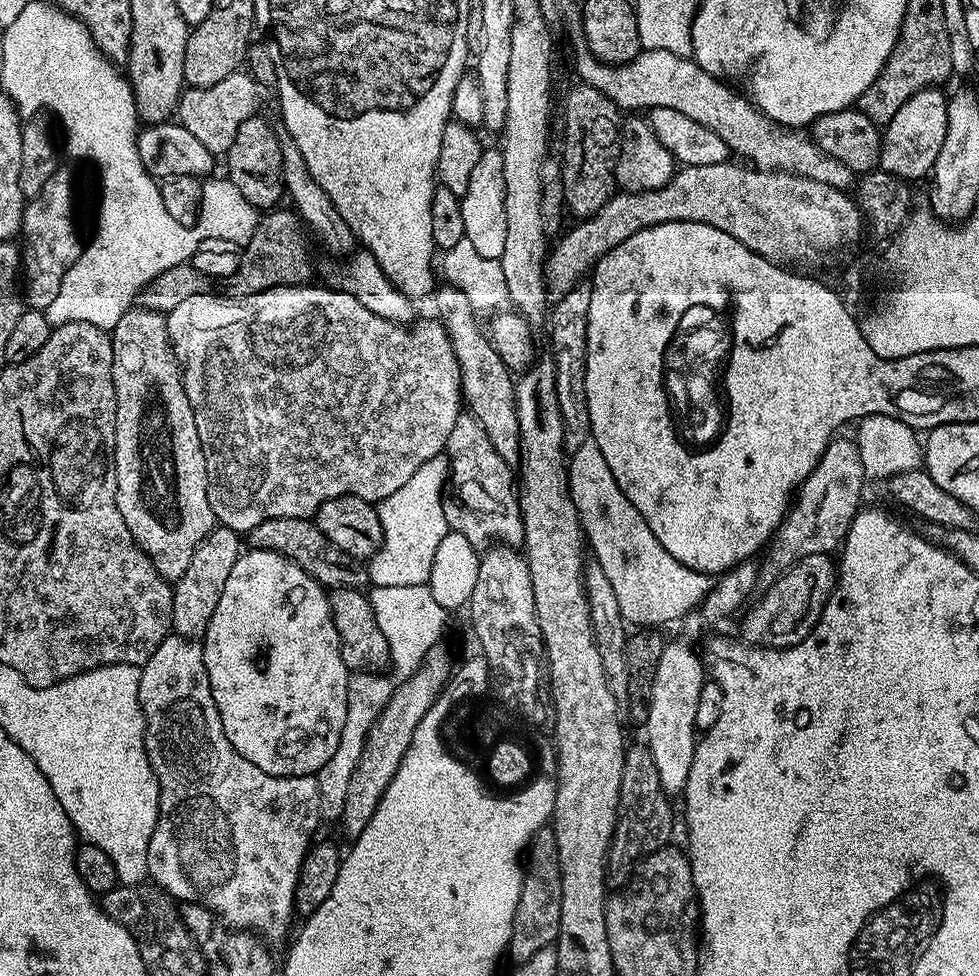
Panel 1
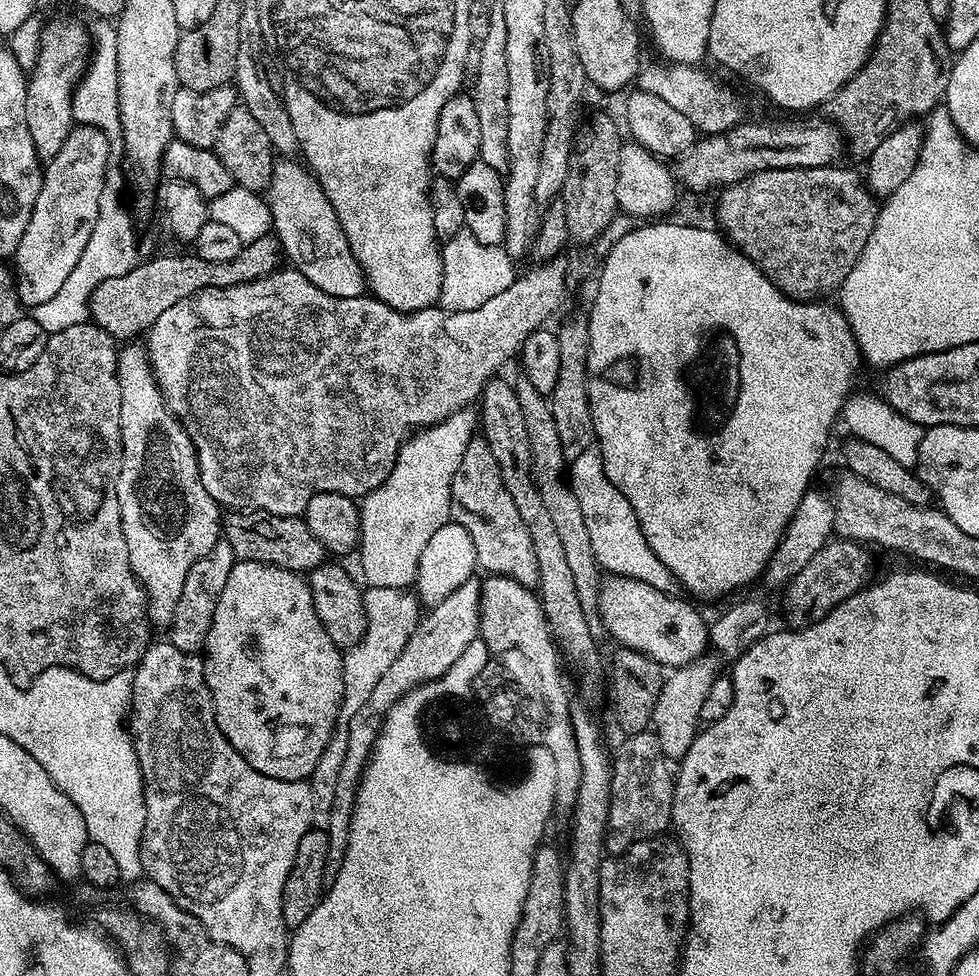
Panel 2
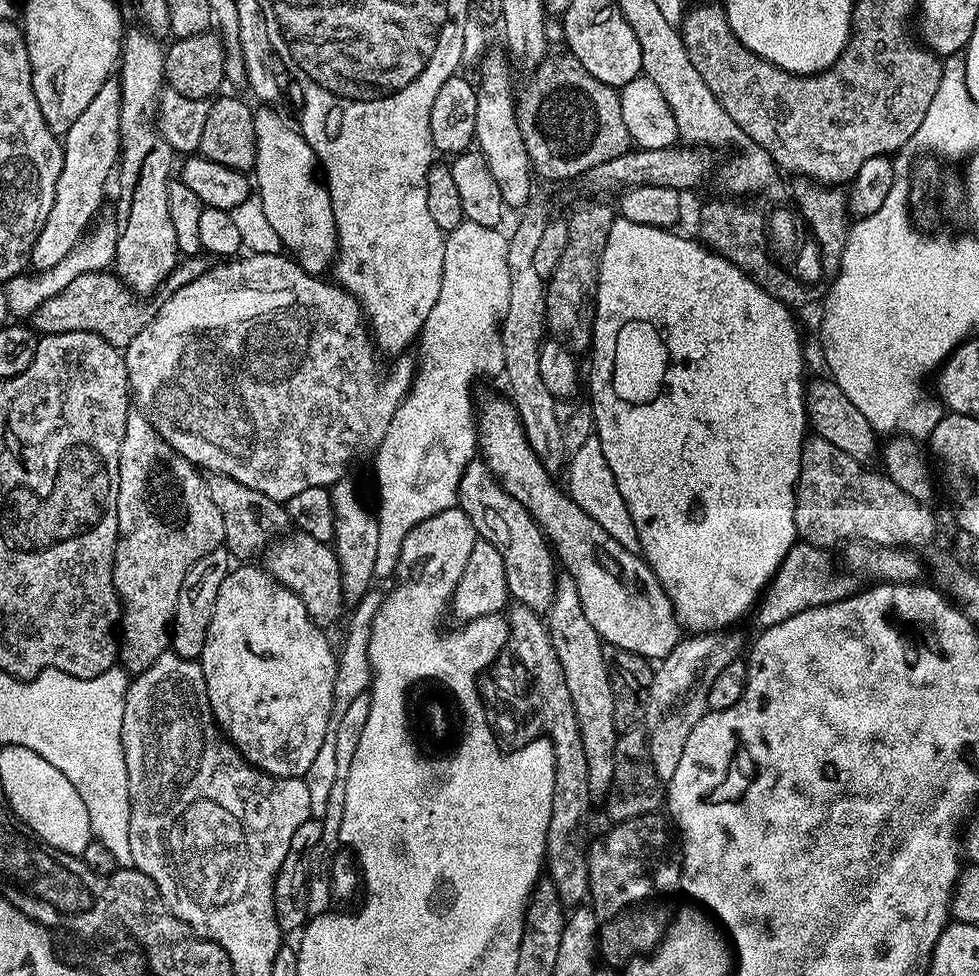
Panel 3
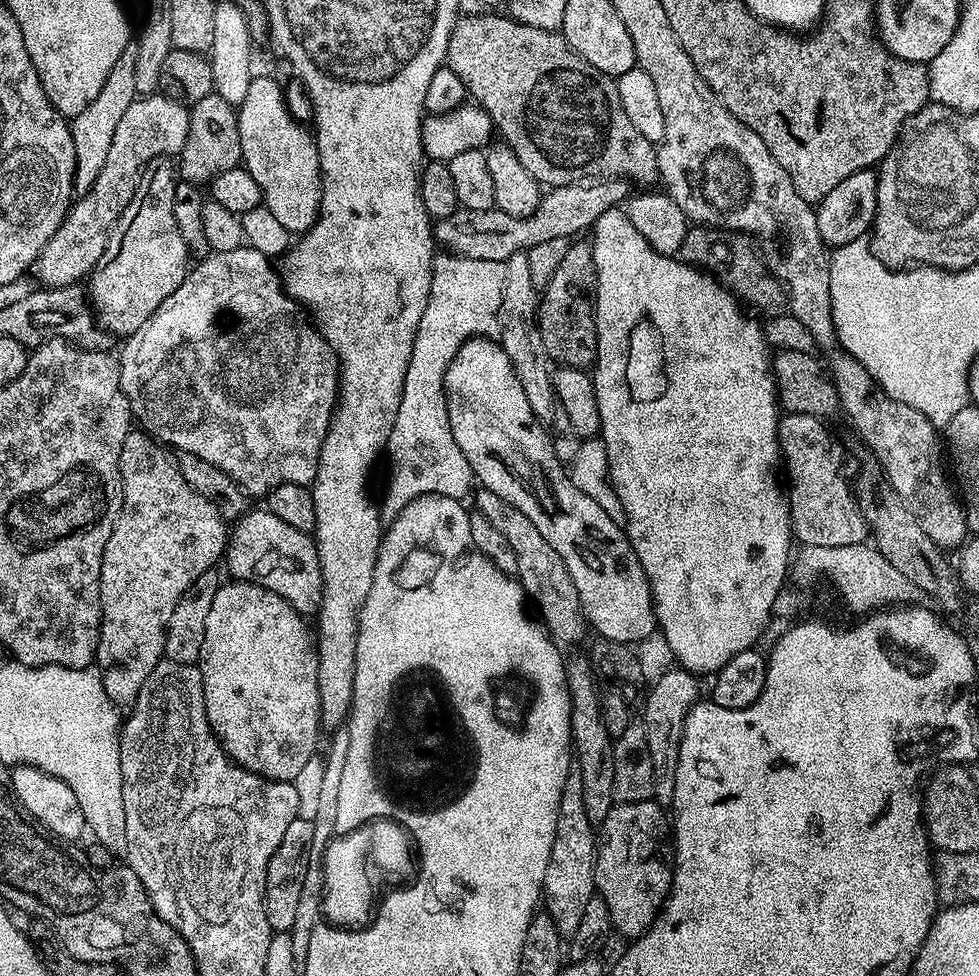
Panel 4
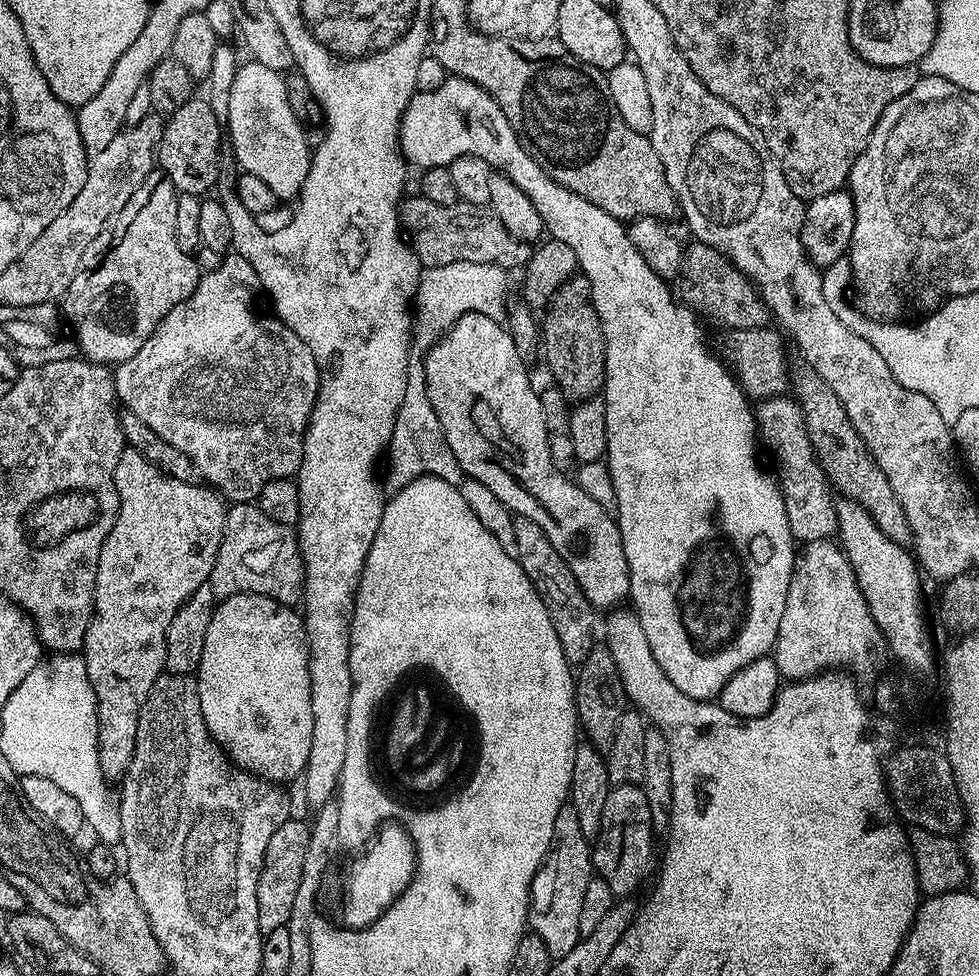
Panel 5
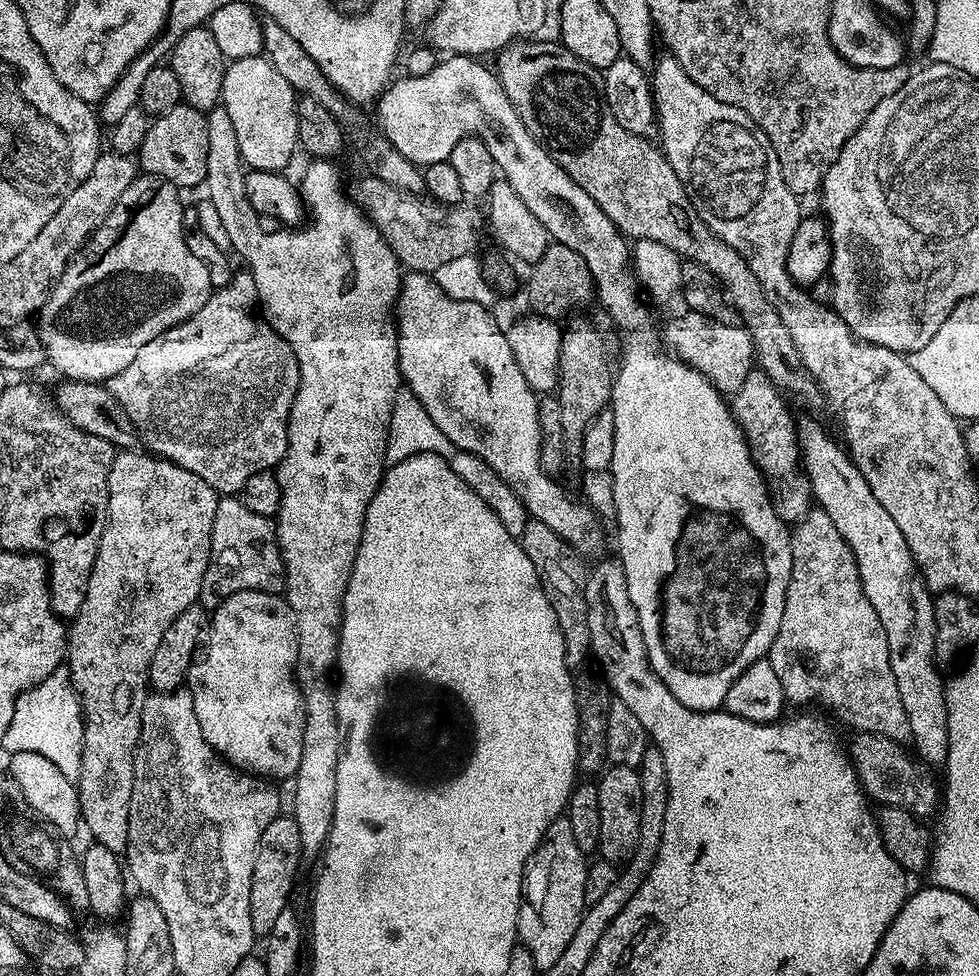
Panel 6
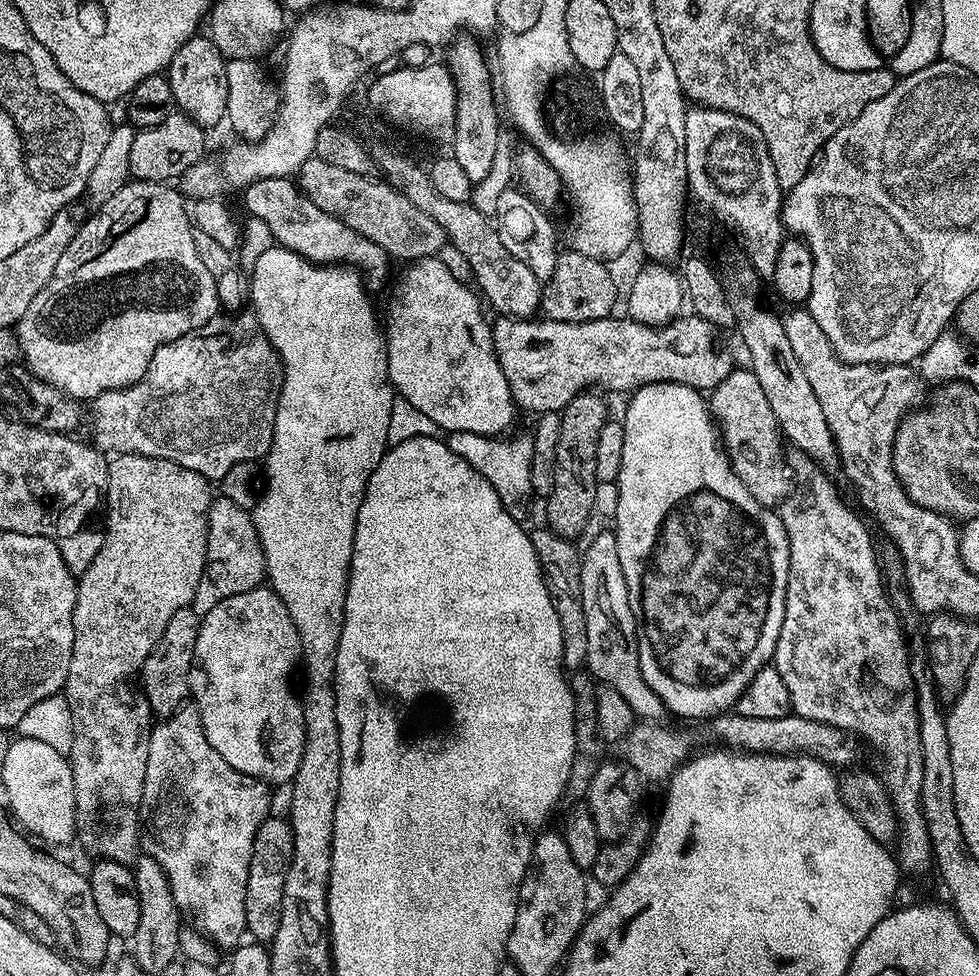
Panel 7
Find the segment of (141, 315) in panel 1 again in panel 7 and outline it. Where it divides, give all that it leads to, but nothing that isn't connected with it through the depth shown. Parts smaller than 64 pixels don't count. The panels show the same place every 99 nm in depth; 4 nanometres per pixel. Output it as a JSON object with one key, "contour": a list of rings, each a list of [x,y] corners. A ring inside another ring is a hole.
{"contour":[[[126,452],[117,455],[108,466],[108,491],[106,493],[106,527],[104,530],[104,541],[102,542],[102,550],[98,550],[98,554],[94,554],[94,562],[90,562],[90,566],[86,571],[79,573],[78,583],[76,586],[76,605],[74,606],[74,650],[70,654],[70,670],[68,677],[62,689],[63,696],[68,699],[70,706],[70,714],[72,715],[72,750],[70,753],[70,763],[72,765],[72,777],[74,778],[74,802],[76,803],[76,840],[86,851],[92,855],[92,858],[102,860],[113,860],[119,864],[129,866],[135,865],[138,859],[138,849],[142,844],[142,817],[140,815],[140,800],[144,797],[144,783],[146,782],[146,754],[148,753],[148,734],[150,731],[150,712],[143,703],[132,704],[132,684],[134,688],[134,677],[139,673],[140,667],[144,665],[145,658],[150,654],[150,650],[154,650],[154,646],[158,642],[158,638],[162,638],[162,630],[166,630],[166,622],[170,622],[170,618],[174,618],[174,614],[178,614],[178,610],[189,607],[194,598],[194,590],[198,590],[198,582],[202,582],[202,570],[206,566],[206,546],[208,545],[208,511],[214,499],[214,492],[211,492],[209,481],[197,474],[194,470],[190,470],[186,466],[178,466],[174,462],[170,462],[166,458],[154,458],[153,456],[143,456],[137,452]]]}

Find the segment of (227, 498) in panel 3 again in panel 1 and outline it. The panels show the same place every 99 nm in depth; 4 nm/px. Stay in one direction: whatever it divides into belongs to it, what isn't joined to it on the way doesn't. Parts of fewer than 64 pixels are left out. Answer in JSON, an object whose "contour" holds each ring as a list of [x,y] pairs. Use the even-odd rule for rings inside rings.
{"contour":[[[270,518],[247,533],[246,544],[248,548],[270,550],[282,554],[287,560],[293,560],[295,564],[302,566],[302,570],[306,570],[306,574],[310,574],[310,578],[314,578],[328,590],[363,589],[369,583],[365,565],[338,550],[338,546],[334,546],[334,542],[330,542],[330,538],[326,538],[326,534],[318,530],[315,519],[312,518]]]}

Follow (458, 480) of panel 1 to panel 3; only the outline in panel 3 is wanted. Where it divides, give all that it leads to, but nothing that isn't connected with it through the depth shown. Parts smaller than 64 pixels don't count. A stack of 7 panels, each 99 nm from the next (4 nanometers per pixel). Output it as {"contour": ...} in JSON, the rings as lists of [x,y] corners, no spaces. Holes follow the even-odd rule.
{"contour":[[[482,458],[470,461],[462,474],[458,507],[466,514],[466,518],[470,518],[477,537],[493,544],[502,554],[502,562],[506,566],[509,597],[515,603],[525,604],[530,610],[541,614],[547,613],[548,608],[554,602],[558,575],[558,560],[554,555],[553,547],[544,531],[537,526],[535,518],[522,506],[522,502],[518,502],[510,494],[506,494],[506,490],[497,482],[490,466],[486,466],[486,462]]]}

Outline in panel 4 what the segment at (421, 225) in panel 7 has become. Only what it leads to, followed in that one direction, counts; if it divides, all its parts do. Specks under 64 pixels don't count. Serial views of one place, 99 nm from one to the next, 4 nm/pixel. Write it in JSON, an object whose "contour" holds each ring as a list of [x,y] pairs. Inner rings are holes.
{"contour":[[[606,176],[603,178],[592,178],[587,182],[564,184],[560,188],[552,188],[545,191],[540,197],[538,210],[534,210],[534,214],[526,218],[514,218],[514,214],[506,214],[498,207],[486,210],[472,210],[461,207],[454,214],[435,221],[434,240],[439,247],[440,244],[444,247],[441,249],[458,256],[503,262],[510,258],[510,254],[518,254],[538,246],[538,242],[547,242],[550,238],[562,238],[563,236],[576,238],[581,234],[587,233],[589,228],[595,224],[596,219],[601,217],[602,214],[606,214],[606,210],[623,205],[627,201],[630,195],[630,189],[628,188],[630,188],[629,181],[622,176]]]}

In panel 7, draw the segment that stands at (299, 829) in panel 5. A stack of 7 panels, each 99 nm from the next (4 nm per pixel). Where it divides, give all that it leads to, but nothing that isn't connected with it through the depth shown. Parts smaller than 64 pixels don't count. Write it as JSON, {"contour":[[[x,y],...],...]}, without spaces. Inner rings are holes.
{"contour":[[[273,816],[262,822],[254,834],[254,850],[250,854],[250,870],[246,878],[246,922],[247,935],[256,942],[271,942],[278,934],[282,922],[282,894],[286,890],[286,874],[292,861],[294,838],[292,826],[287,820]]]}

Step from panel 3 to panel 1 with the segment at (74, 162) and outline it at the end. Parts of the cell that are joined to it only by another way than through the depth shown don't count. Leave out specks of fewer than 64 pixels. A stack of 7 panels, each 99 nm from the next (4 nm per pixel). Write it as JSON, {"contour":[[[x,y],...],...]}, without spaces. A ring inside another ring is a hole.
{"contour":[[[57,168],[40,195],[31,197],[24,205],[22,272],[28,275],[28,285],[23,285],[22,296],[32,310],[46,310],[54,302],[66,270],[74,266],[82,251],[82,239],[76,233],[76,184],[66,168]]]}

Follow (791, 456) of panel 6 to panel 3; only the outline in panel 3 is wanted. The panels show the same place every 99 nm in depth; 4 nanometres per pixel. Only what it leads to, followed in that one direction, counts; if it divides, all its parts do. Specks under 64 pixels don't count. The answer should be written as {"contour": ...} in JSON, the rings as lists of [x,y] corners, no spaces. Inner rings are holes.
{"contour":[[[812,434],[804,441],[800,473],[796,483],[796,505],[794,522],[796,534],[801,541],[814,545],[821,550],[843,546],[849,542],[879,544],[882,548],[905,547],[916,550],[919,544],[928,544],[936,536],[936,520],[928,506],[910,498],[883,471],[867,472],[869,469],[860,464],[850,454],[842,454],[838,446],[826,442],[826,438]]]}

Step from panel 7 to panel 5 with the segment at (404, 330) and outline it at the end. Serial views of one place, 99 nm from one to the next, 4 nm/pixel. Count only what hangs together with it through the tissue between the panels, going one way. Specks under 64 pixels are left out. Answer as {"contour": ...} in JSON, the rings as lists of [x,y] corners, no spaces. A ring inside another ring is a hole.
{"contour":[[[471,312],[458,318],[458,322],[454,322],[454,326],[439,337],[423,356],[426,394],[430,398],[430,406],[434,406],[434,414],[441,423],[442,433],[457,458],[461,473],[467,479],[487,486],[490,494],[496,495],[498,502],[505,504],[509,512],[530,518],[530,522],[542,526],[554,550],[558,550],[566,566],[570,566],[582,594],[586,594],[593,609],[612,608],[623,600],[625,603],[629,595],[628,567],[616,517],[609,509],[598,506],[598,502],[594,502],[586,490],[577,486],[575,479],[554,466],[550,458],[540,392],[532,389],[532,380],[524,365],[527,364],[525,357],[521,356],[518,346],[514,346],[514,338],[507,327],[486,314]]]}

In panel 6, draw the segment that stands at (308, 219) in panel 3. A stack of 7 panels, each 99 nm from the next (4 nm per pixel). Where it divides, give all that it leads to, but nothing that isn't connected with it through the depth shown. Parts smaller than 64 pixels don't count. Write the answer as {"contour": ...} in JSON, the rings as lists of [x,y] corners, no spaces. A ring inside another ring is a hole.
{"contour":[[[263,55],[238,58],[231,61],[224,69],[222,78],[222,107],[230,114],[230,122],[234,126],[234,135],[238,138],[238,150],[242,154],[245,165],[257,172],[285,171],[284,167],[292,160],[292,155],[298,152],[298,118],[296,117],[296,101],[298,93],[274,70],[274,66]]]}

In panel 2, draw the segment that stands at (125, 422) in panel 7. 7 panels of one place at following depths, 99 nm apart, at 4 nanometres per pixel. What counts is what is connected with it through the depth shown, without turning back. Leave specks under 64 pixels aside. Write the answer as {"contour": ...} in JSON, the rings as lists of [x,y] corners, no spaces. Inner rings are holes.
{"contour":[[[561,254],[553,260],[537,263],[537,268],[530,269],[525,276],[524,273],[517,275],[512,284],[506,286],[502,294],[494,294],[490,302],[482,302],[482,306],[474,310],[461,312],[449,312],[447,308],[439,306],[417,312],[399,312],[371,294],[358,298],[334,298],[318,290],[314,282],[291,266],[281,267],[254,282],[229,288],[203,288],[190,294],[190,298],[182,298],[182,302],[174,302],[174,306],[165,310],[146,333],[148,361],[152,364],[156,384],[162,390],[168,409],[184,427],[194,446],[206,494],[210,494],[210,498],[228,510],[255,510],[279,516],[303,517],[306,502],[310,502],[316,492],[337,492],[343,496],[363,498],[368,492],[382,486],[398,458],[401,446],[413,430],[437,424],[459,408],[471,405],[479,397],[484,383],[493,379],[499,373],[496,371],[511,356],[513,359],[519,353],[526,337],[536,329],[545,327],[549,323],[548,319],[563,306],[568,287],[572,284],[572,264],[566,257]]]}

